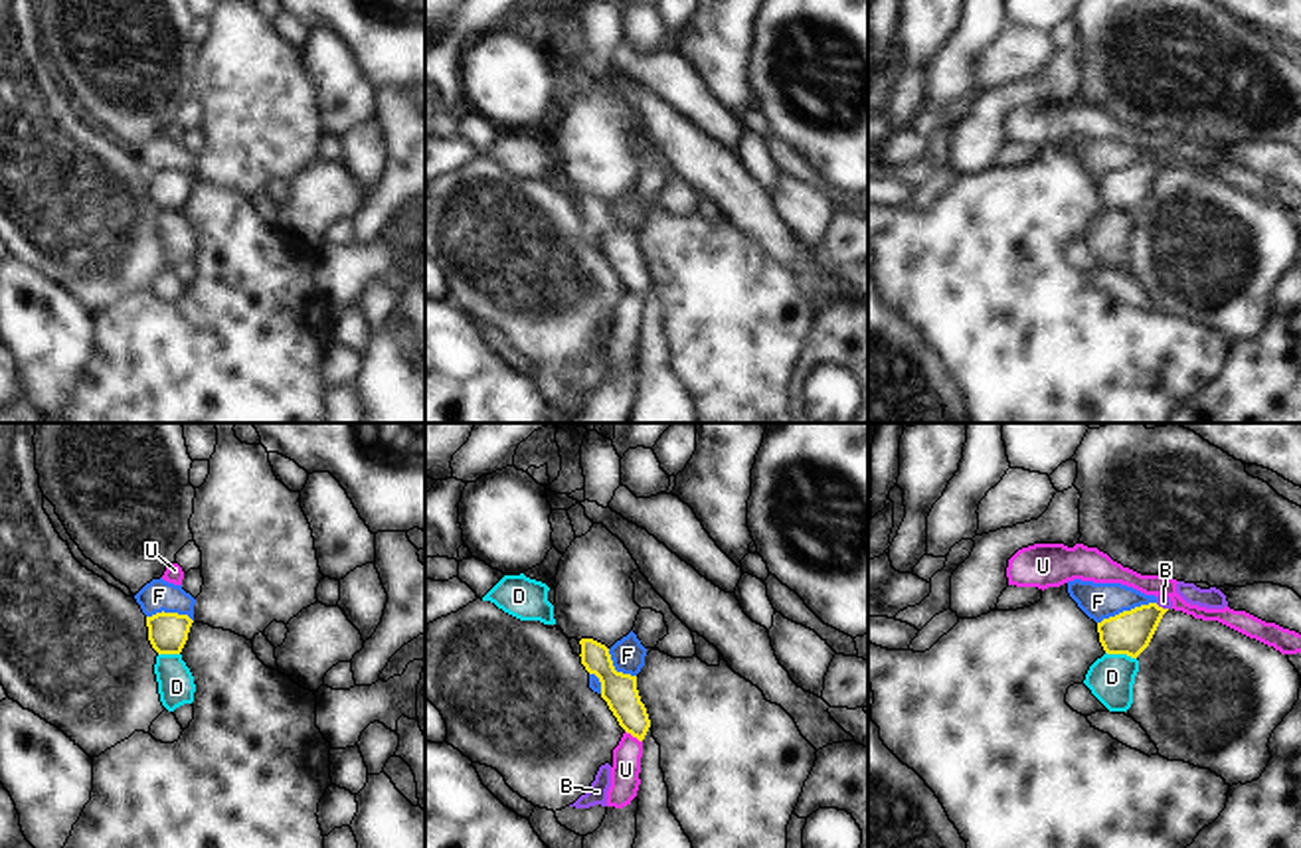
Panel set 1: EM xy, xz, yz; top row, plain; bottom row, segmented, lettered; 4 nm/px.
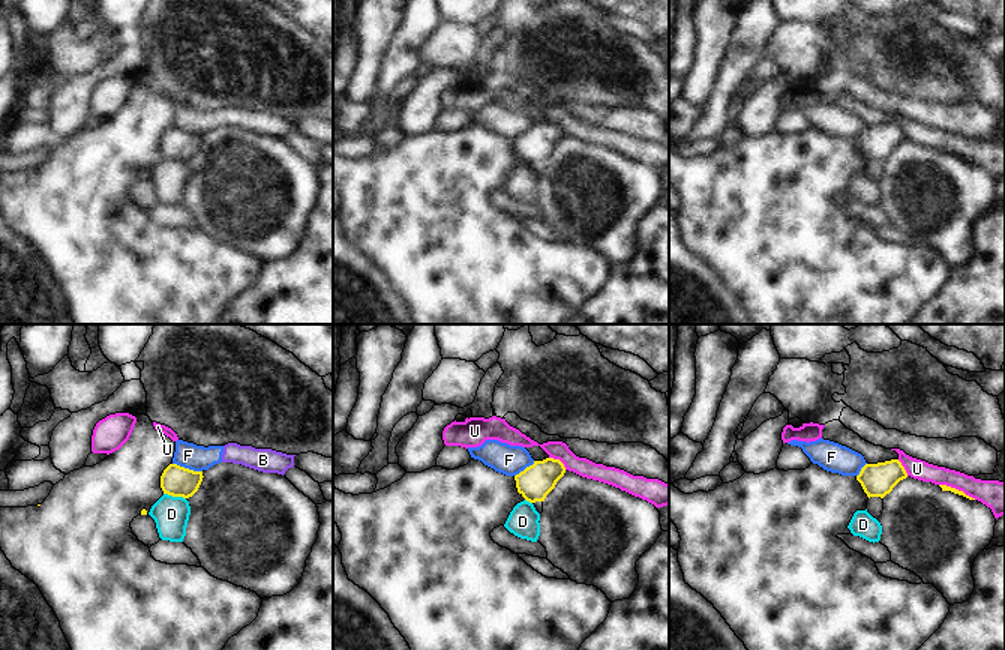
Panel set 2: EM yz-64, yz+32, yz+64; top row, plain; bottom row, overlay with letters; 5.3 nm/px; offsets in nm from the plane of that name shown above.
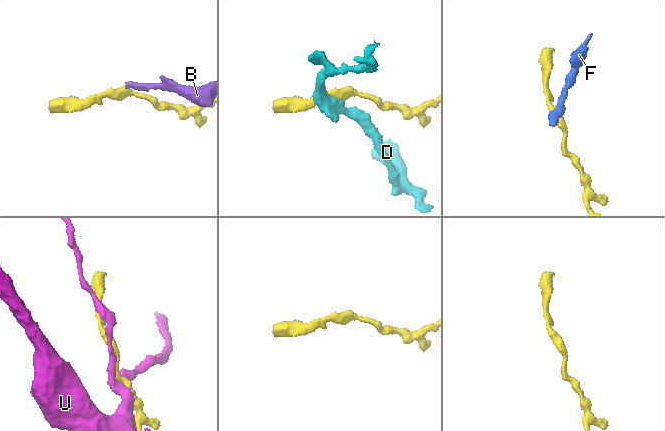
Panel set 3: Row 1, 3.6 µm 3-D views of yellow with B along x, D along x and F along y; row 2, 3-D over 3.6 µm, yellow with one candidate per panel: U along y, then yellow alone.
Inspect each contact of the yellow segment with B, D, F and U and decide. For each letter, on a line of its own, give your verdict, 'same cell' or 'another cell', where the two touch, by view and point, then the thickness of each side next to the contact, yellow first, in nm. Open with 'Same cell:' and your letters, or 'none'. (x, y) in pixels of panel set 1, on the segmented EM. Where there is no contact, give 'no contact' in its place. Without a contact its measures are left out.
Same cell: none
B: another cell | yz (1161, 607) | 180/50 nm
D: another cell | yz (1122, 653) | 180/190 nm
F: another cell | yz (1126, 611) | 180/150 nm
U: another cell | xz (633, 736) | 140/120 nm

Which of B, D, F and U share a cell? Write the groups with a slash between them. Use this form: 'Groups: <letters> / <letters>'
Groups: B F / D / U

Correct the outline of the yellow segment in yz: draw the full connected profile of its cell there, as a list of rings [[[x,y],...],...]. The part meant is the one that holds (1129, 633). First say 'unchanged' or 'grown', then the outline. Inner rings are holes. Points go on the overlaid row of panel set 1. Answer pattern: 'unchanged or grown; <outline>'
unchanged; [[[1157,603],[1123,611],[1097,623],[1099,642],[1107,654],[1137,658],[1151,642],[1163,615],[1169,609]]]

